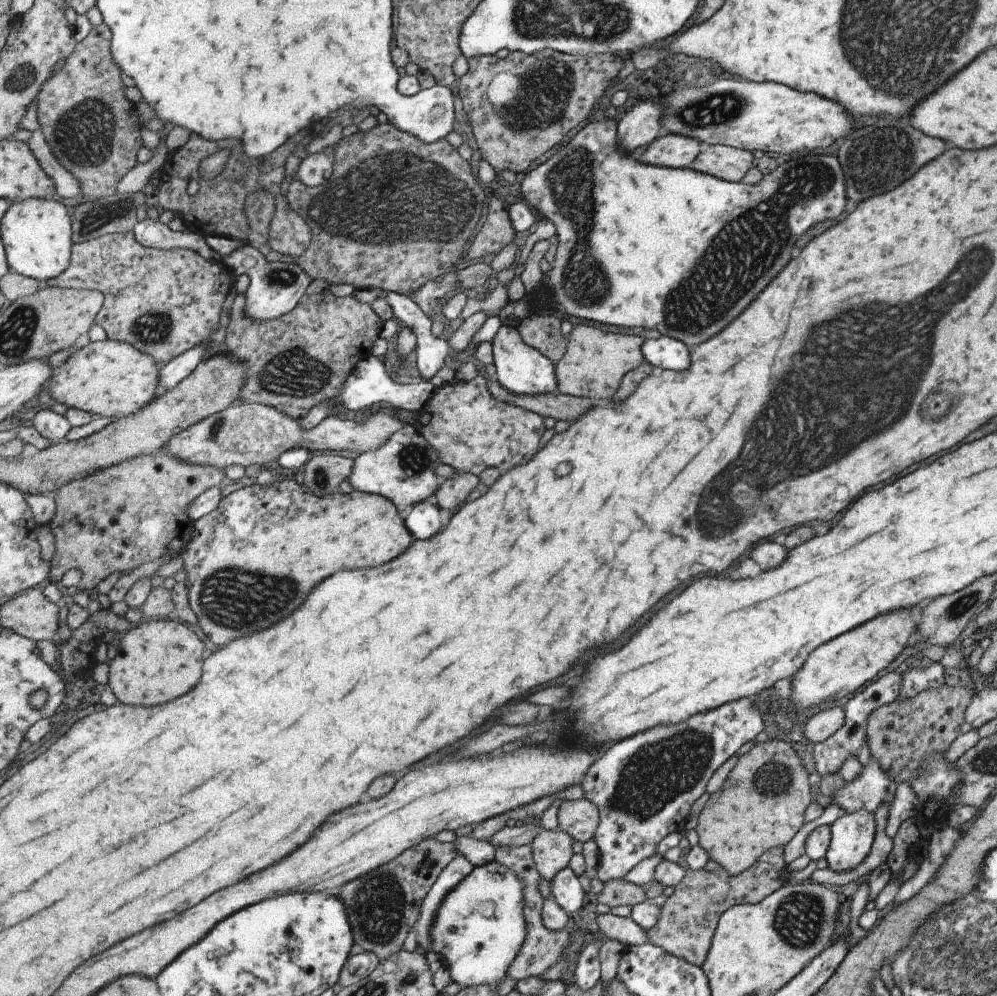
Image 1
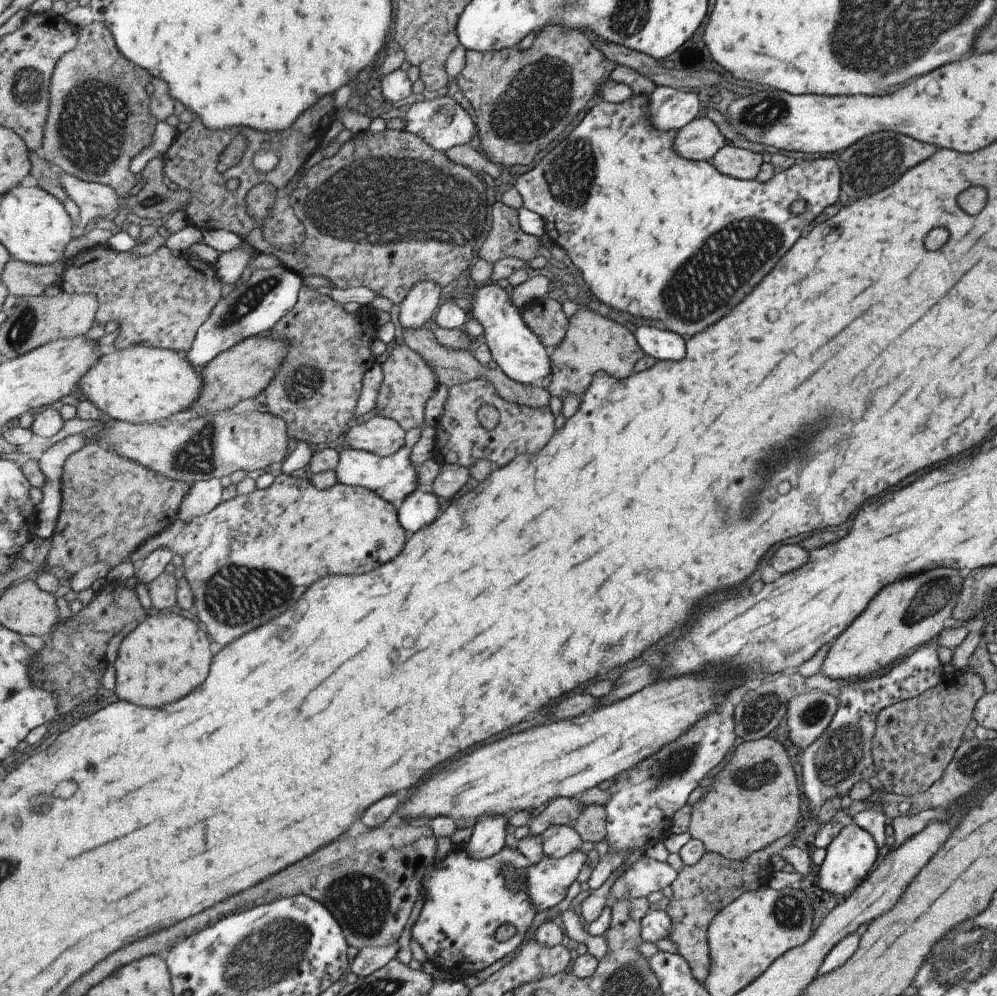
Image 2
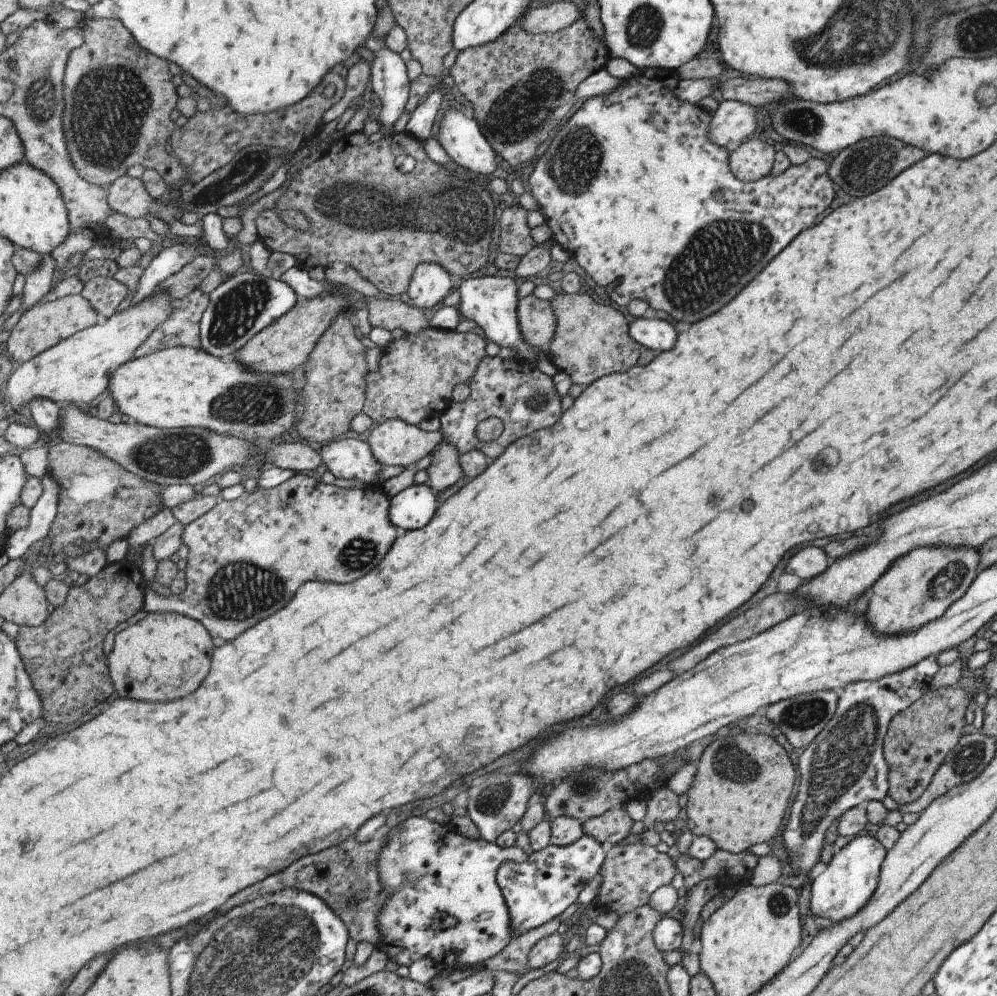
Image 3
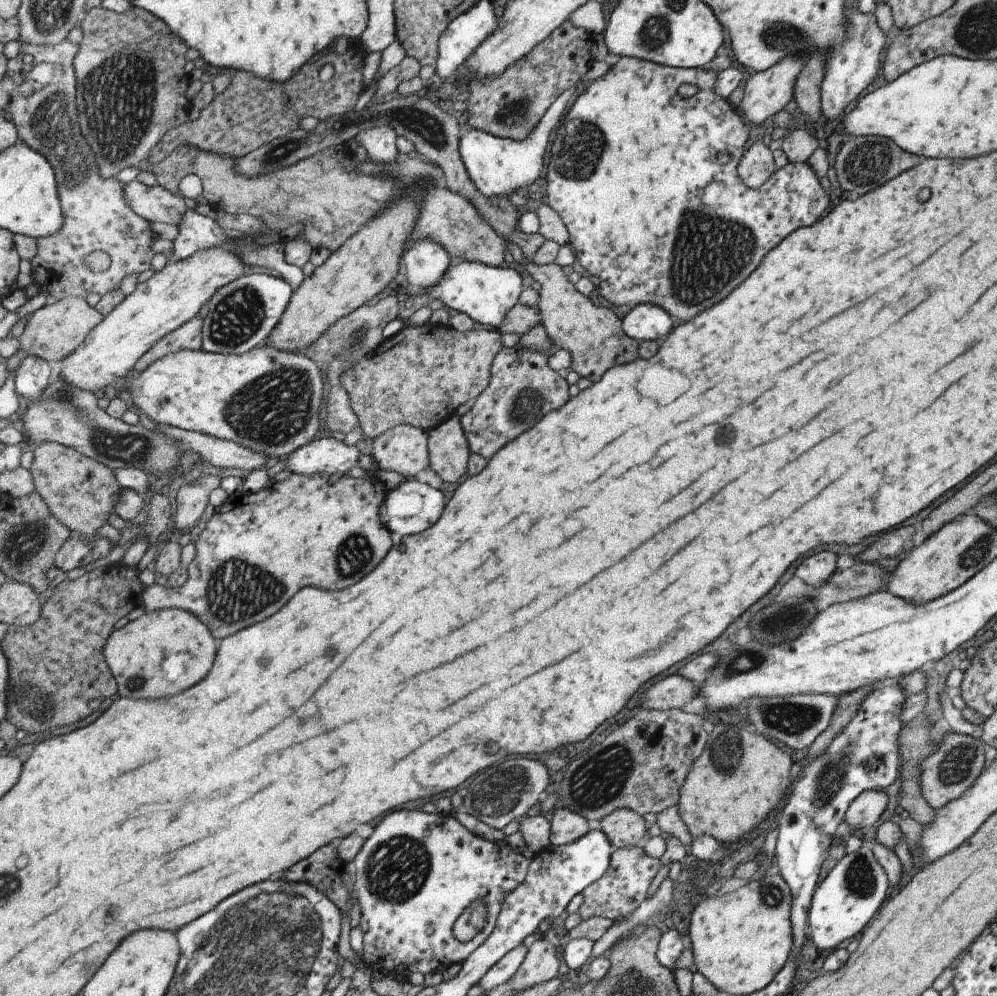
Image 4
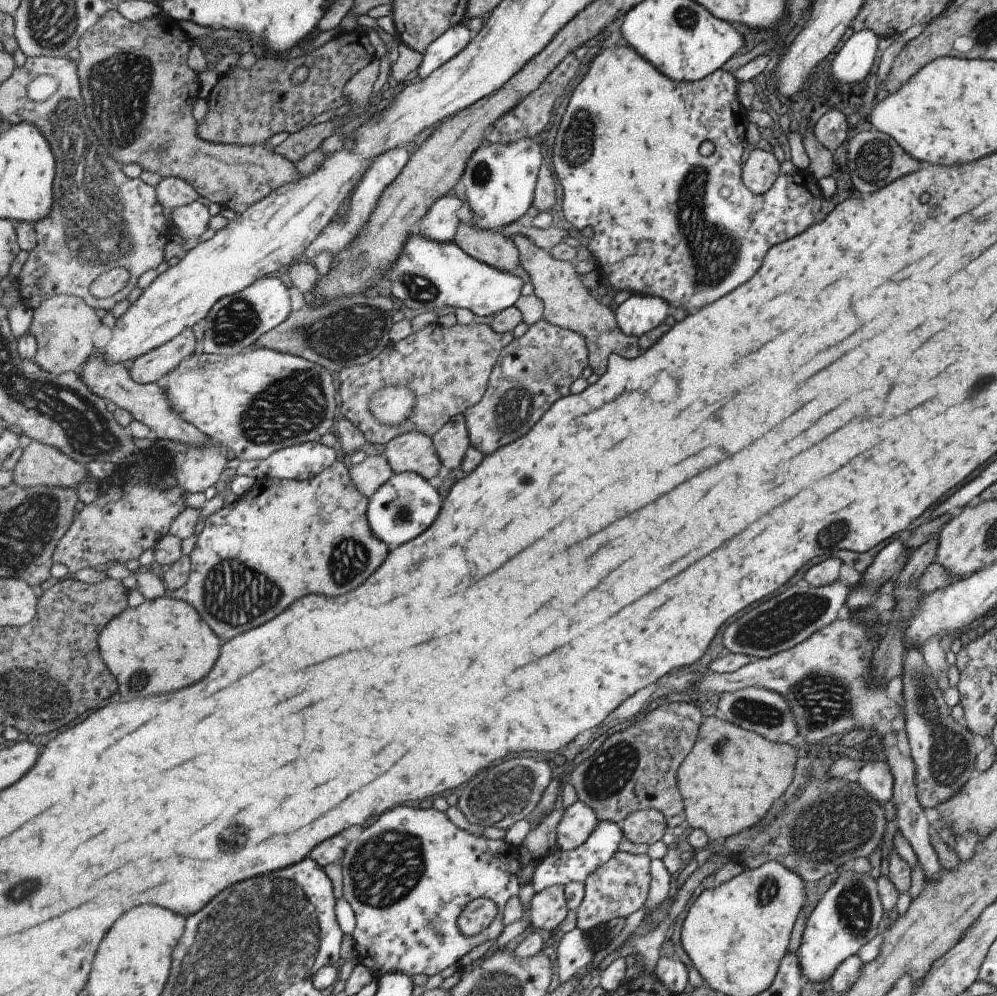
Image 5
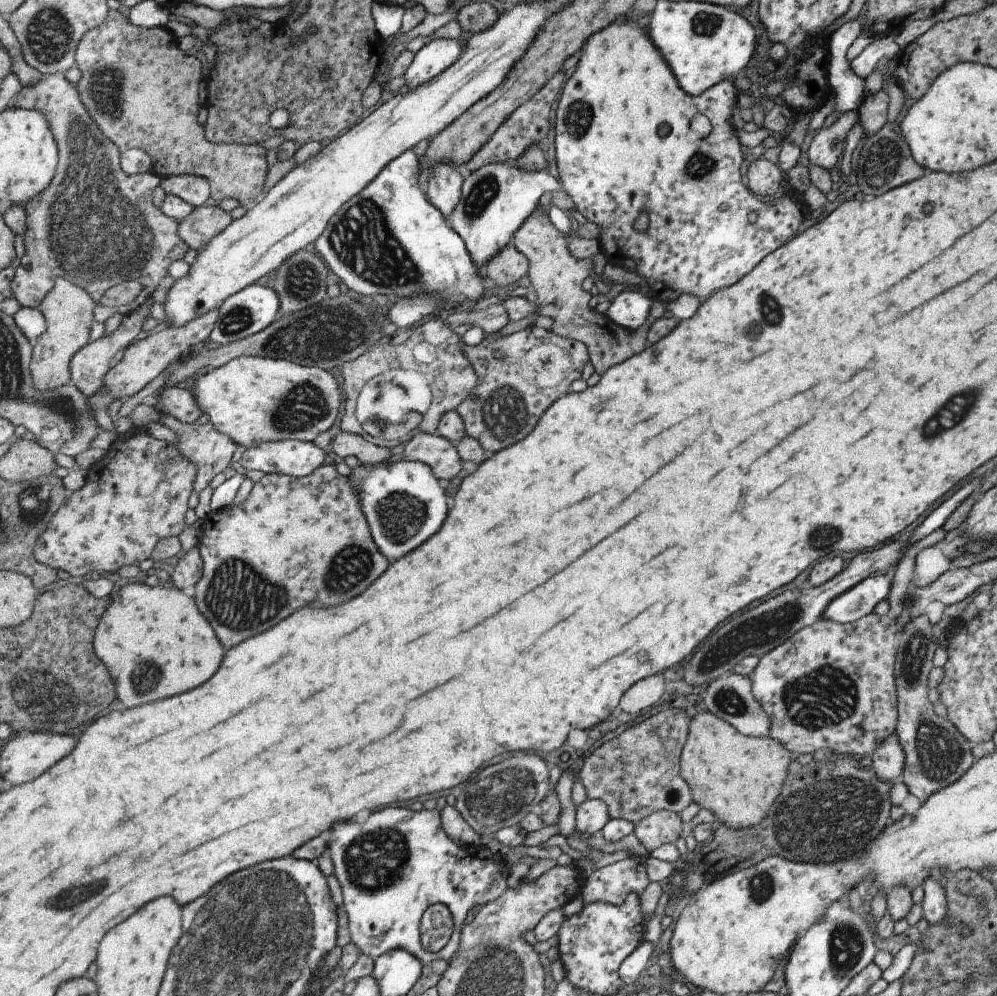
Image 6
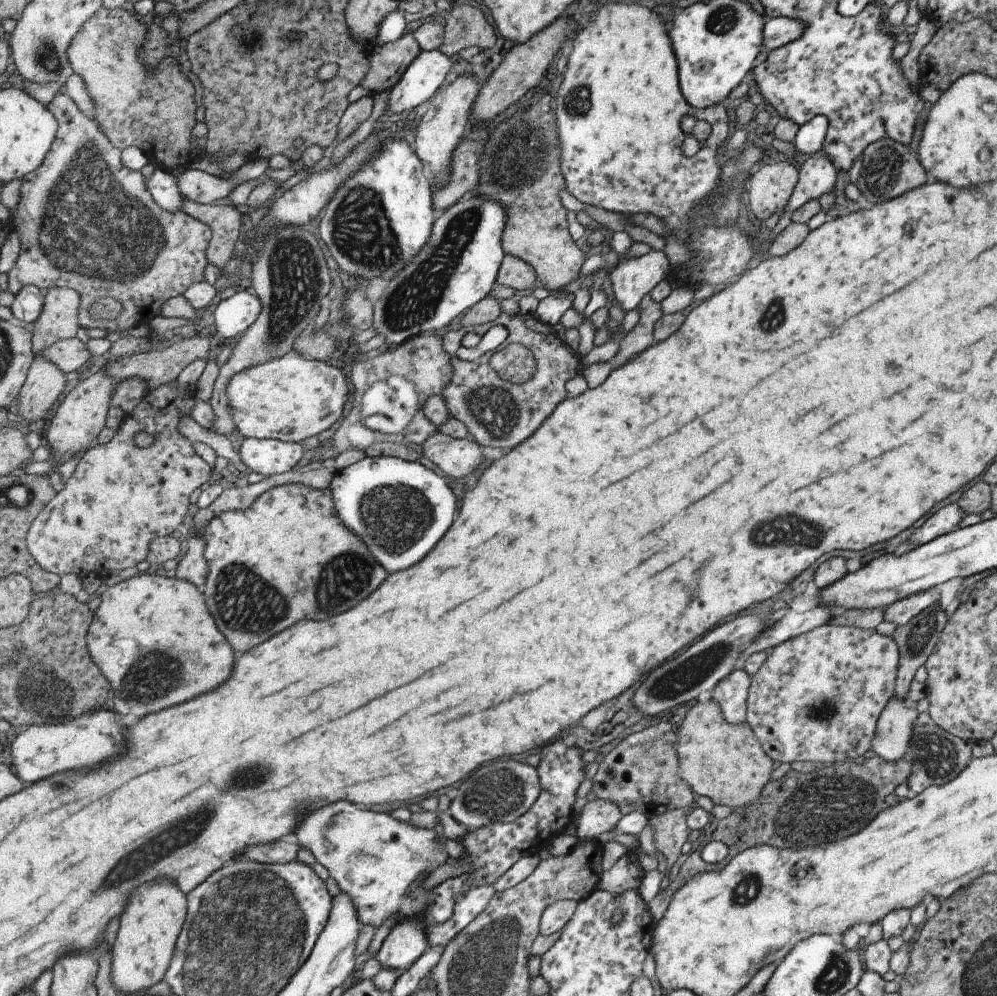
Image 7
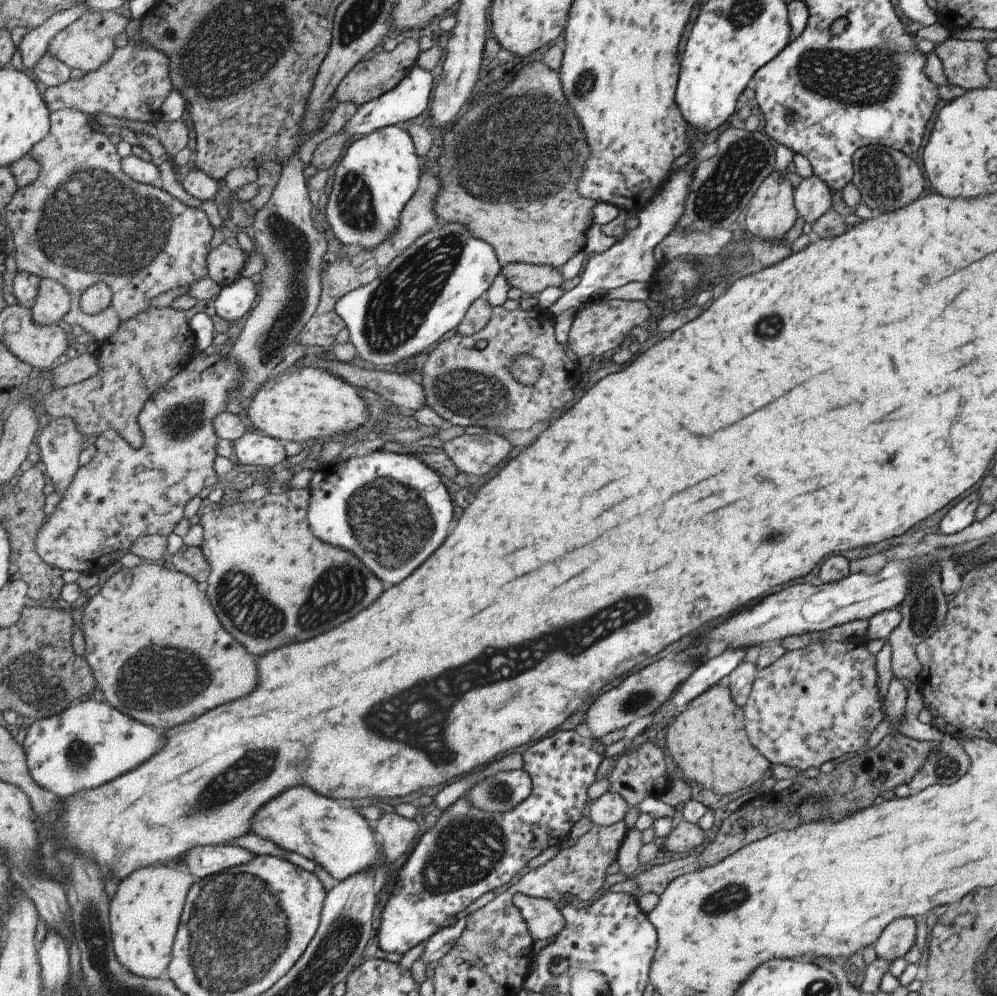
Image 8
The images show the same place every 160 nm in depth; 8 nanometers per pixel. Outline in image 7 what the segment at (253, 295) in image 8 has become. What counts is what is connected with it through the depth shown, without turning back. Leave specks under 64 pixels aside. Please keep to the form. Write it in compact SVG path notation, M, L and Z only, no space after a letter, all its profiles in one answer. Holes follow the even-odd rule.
M249 292L235 293L214 305L216 338L222 341L238 339L256 324L263 312L263 300Z

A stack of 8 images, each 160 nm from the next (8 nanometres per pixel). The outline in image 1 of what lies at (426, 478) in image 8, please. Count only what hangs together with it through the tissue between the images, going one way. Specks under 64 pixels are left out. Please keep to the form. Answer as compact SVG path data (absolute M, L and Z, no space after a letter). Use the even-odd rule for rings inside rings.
M425 499L409 508L404 514L407 528L415 538L427 540L433 538L443 530L443 516L438 503L433 500Z

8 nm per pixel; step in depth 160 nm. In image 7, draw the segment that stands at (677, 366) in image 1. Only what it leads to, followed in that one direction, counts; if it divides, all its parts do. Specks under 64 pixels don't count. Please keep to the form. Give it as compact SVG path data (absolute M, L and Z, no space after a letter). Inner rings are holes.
M611 232L611 248L617 254L617 264L615 268L608 270L610 279L610 289L613 291L612 298L616 299L621 309L625 312L634 310L639 306L639 302L648 296L654 281L661 277L661 271L670 270L666 256L662 253L647 252L643 256L627 256L629 246L634 242L625 232Z

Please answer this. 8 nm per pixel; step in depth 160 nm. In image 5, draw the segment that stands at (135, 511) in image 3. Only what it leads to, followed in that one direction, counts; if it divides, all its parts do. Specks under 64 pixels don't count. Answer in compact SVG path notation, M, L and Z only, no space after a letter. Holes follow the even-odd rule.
M37 441L24 443L20 461L12 470L19 486L39 485L73 488L91 475L87 467L58 448Z

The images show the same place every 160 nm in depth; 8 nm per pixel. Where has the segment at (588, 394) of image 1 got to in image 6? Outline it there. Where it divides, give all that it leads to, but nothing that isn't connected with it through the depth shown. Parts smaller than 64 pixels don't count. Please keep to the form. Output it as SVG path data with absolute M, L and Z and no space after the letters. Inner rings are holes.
M537 208L522 228L515 234L515 247L530 261L530 289L537 297L535 304L539 313L552 318L551 331L559 337L581 342L591 354L594 372L601 376L609 366L623 362L627 358L640 354L646 347L647 329L654 320L666 314L667 302L652 299L646 321L635 330L626 330L611 323L595 308L589 306L591 294L581 290L583 278L593 269L591 257L583 260L573 258L567 252L567 242L563 234L549 222L547 214Z

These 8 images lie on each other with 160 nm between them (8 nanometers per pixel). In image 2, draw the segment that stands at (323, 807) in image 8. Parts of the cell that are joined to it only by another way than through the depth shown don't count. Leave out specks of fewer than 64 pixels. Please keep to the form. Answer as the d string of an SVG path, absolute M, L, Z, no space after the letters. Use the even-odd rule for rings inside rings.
M452 845L445 858L437 864L429 865L423 879L424 900L416 910L418 917L412 925L410 934L413 942L418 942L425 950L427 958L438 965L445 972L454 972L458 976L470 976L475 972L481 972L495 964L497 960L503 960L511 952L515 952L521 944L528 929L531 928L531 920L535 915L530 899L526 894L526 868L531 864L530 860L520 849L504 846L501 852L493 856L476 859L467 850L467 846ZM511 863L520 874L519 881L508 881L502 873L502 864ZM513 924L516 933L503 942L495 938L499 926Z

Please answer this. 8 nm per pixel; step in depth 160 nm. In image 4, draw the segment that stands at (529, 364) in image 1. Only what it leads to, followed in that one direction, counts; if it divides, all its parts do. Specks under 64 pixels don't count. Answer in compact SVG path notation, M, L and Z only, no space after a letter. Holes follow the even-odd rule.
M452 258L447 272L438 283L424 289L412 288L411 294L425 294L433 300L441 300L444 308L451 313L467 313L475 322L499 329L508 312L520 302L524 289L523 276L517 270Z

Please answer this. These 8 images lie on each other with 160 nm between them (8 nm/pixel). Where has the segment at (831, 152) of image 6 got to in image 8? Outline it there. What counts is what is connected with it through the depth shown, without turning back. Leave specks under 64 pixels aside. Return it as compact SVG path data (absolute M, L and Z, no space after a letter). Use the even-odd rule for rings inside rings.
M812 174L809 178L802 179L794 189L793 204L796 216L807 224L812 224L830 209L830 188Z

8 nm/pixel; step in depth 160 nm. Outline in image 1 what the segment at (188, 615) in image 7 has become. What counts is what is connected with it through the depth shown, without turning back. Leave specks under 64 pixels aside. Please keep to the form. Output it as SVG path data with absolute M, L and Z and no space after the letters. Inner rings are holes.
M149 620L131 628L120 641L115 650L114 658L109 661L109 688L117 694L117 698L123 704L135 704L135 706L159 706L165 702L171 702L189 690L193 690L201 676L205 666L205 644L203 640L189 630L187 624L173 622L173 620Z

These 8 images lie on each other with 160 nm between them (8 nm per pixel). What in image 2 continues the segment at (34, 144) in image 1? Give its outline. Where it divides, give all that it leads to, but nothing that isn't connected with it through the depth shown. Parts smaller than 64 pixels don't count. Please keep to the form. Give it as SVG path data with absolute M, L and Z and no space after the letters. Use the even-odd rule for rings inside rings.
M73 175L62 176L59 180L64 188L65 194L71 199L79 209L79 219L73 226L73 240L81 238L86 233L87 228L96 217L107 217L111 213L116 214L123 207L122 196L115 189L103 183L92 183Z

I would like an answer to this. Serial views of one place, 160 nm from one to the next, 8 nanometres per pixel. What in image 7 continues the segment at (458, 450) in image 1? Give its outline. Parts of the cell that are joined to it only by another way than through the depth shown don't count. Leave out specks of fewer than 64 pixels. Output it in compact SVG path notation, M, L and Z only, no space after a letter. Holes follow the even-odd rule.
M503 312L495 323L479 327L461 327L457 332L446 333L443 337L443 344L445 344L445 350L451 354L455 376L451 376L451 382L443 390L442 397L446 401L452 417L463 422L469 428L472 438L483 447L512 450L515 446L520 446L546 423L554 409L563 400L572 396L571 392L567 392L567 384L571 384L571 379L575 376L583 376L583 356L575 348L571 348L571 344L567 344L567 340L563 340L563 334L559 336L551 324L544 324L533 314L511 316L511 314ZM496 323L509 330L509 333L495 351L503 350L511 342L523 342L524 346L533 351L537 366L535 374L526 384L513 384L501 378L491 368L490 361L493 352L488 351L473 362L459 360L455 356L459 347L462 346L461 340L465 334L475 332L475 334L483 336L489 332L491 326L496 326Z

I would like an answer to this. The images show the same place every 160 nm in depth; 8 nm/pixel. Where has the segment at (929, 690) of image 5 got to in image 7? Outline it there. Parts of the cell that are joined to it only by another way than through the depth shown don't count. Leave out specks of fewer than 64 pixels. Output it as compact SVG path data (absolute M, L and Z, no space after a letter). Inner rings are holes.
M938 606L929 607L917 614L917 616L913 616L905 625L897 626L890 635L891 638L893 638L893 642L895 642L895 645L898 647L894 697L903 700L903 702L907 702L906 696L915 672L920 666L923 666L927 656L935 649L935 642L939 639L939 634L947 623L947 620L948 618L945 617L945 612L940 610ZM913 724L904 759L911 764L906 781L908 790L917 795L925 788L940 786L956 778L959 772L962 772L963 768L972 760L971 745L965 743L961 738L945 732L943 728L939 728L935 724L929 726L927 724Z

